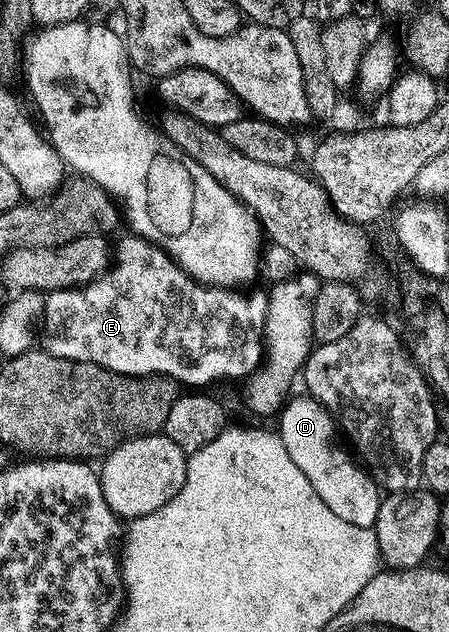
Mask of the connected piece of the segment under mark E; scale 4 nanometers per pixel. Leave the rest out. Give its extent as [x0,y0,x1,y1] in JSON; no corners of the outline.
[39,235,269,387]

